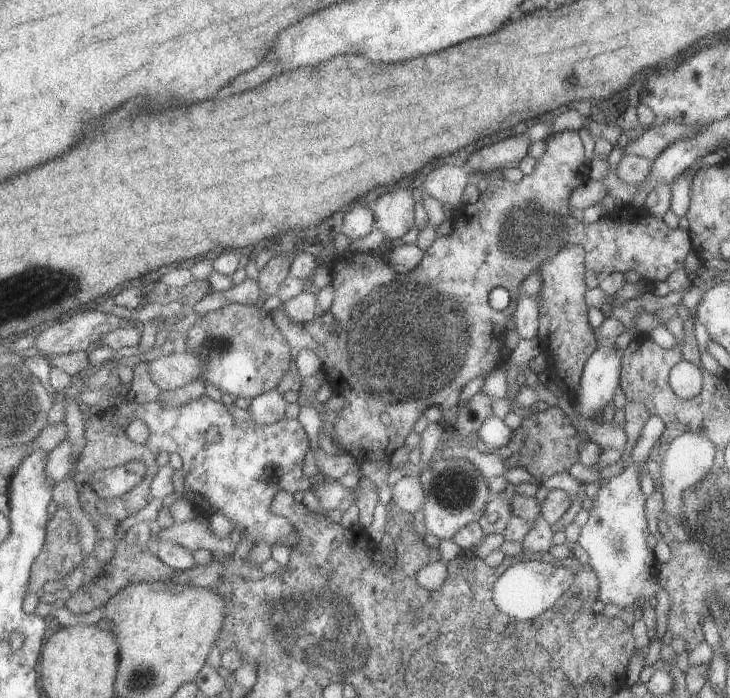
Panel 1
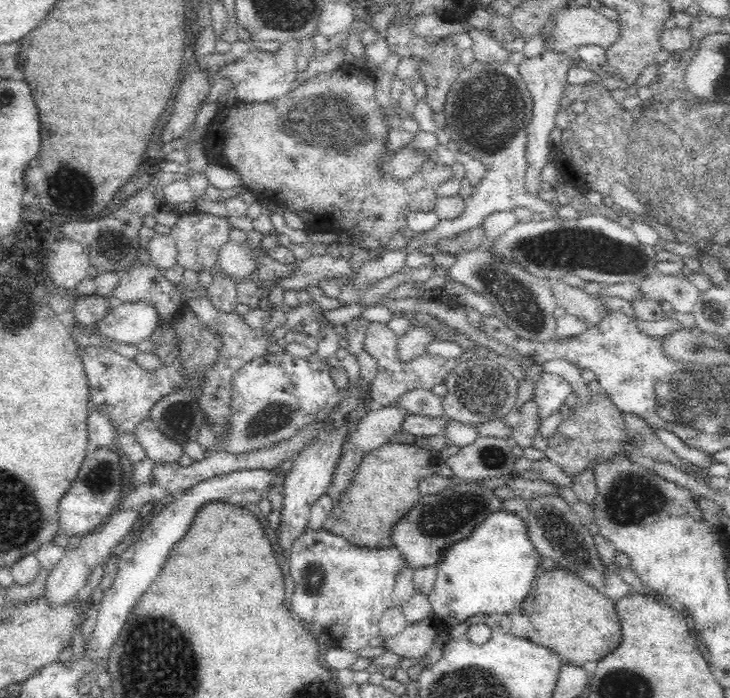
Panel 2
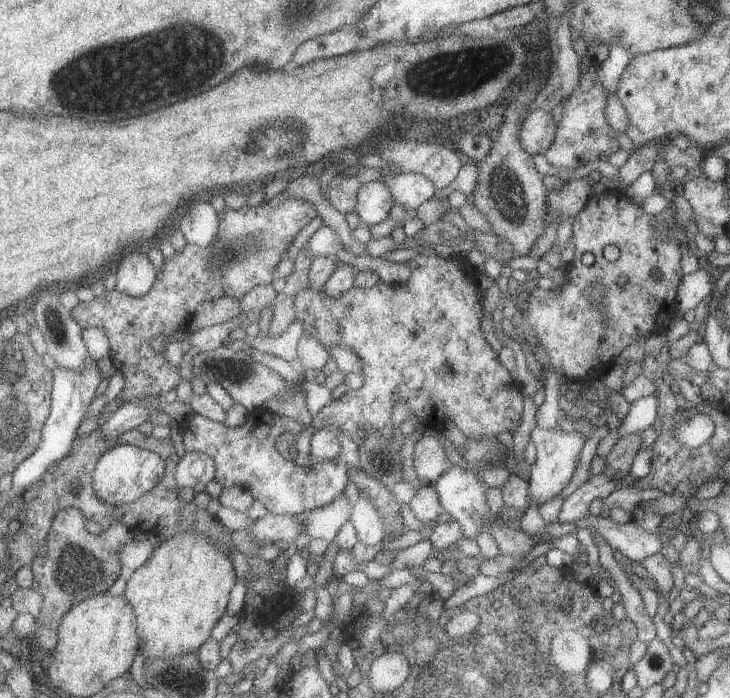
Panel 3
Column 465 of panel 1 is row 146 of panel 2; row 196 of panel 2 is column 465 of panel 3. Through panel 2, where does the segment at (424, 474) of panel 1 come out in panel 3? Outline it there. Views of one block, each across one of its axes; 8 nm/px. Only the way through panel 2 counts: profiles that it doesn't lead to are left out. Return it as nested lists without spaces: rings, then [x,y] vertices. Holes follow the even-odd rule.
[[[452,465],[448,472],[444,472],[444,474],[440,476],[434,484],[434,488],[436,488],[438,498],[445,513],[450,514],[454,518],[453,520],[456,520],[458,524],[462,526],[464,537],[476,539],[482,526],[484,526],[486,522],[492,522],[492,524],[490,524],[490,534],[492,534],[492,537],[496,540],[500,553],[520,554],[520,556],[526,554],[526,552],[538,544],[538,540],[542,538],[542,536],[527,535],[524,531],[514,531],[512,528],[508,528],[498,515],[495,517],[496,514],[491,512],[486,496],[488,486],[482,484],[480,476],[472,470],[464,470],[460,468],[460,466]],[[488,516],[490,516],[490,520],[488,520]]]

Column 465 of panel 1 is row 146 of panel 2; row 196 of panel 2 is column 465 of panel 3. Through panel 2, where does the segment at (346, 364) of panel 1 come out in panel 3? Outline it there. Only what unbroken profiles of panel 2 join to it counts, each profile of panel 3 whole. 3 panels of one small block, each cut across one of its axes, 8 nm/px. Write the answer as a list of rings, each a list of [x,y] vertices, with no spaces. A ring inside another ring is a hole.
[[[419,253],[412,260],[409,261],[410,269],[412,270],[410,279],[404,285],[393,287],[392,285],[380,282],[373,288],[352,288],[350,292],[346,292],[340,298],[332,298],[330,294],[325,291],[318,290],[314,287],[302,289],[296,297],[293,297],[291,303],[294,305],[296,311],[297,320],[304,324],[305,332],[316,336],[324,345],[328,348],[338,346],[338,344],[344,344],[344,346],[350,346],[354,348],[358,355],[362,358],[365,364],[365,385],[360,390],[350,390],[344,397],[338,400],[332,401],[326,405],[316,416],[314,424],[307,426],[305,431],[292,432],[290,435],[290,442],[296,446],[298,454],[306,456],[306,460],[312,456],[313,453],[313,437],[317,433],[326,429],[334,428],[344,432],[346,436],[352,437],[353,441],[361,447],[362,444],[368,442],[368,434],[372,432],[380,432],[380,434],[386,434],[386,438],[392,439],[393,436],[399,436],[399,430],[396,428],[396,422],[394,422],[394,404],[398,400],[404,400],[408,404],[408,408],[422,419],[422,424],[427,427],[434,428],[440,432],[444,432],[446,426],[452,426],[450,422],[453,422],[455,426],[464,433],[467,438],[474,438],[474,440],[496,440],[500,442],[499,435],[503,432],[509,432],[513,434],[521,424],[521,417],[523,416],[523,395],[522,388],[515,380],[515,375],[510,373],[510,370],[500,362],[499,357],[488,343],[486,334],[480,326],[483,308],[483,297],[478,297],[478,280],[477,273],[474,268],[463,258],[461,254],[450,257],[448,259],[439,258],[437,255],[423,255]]]

